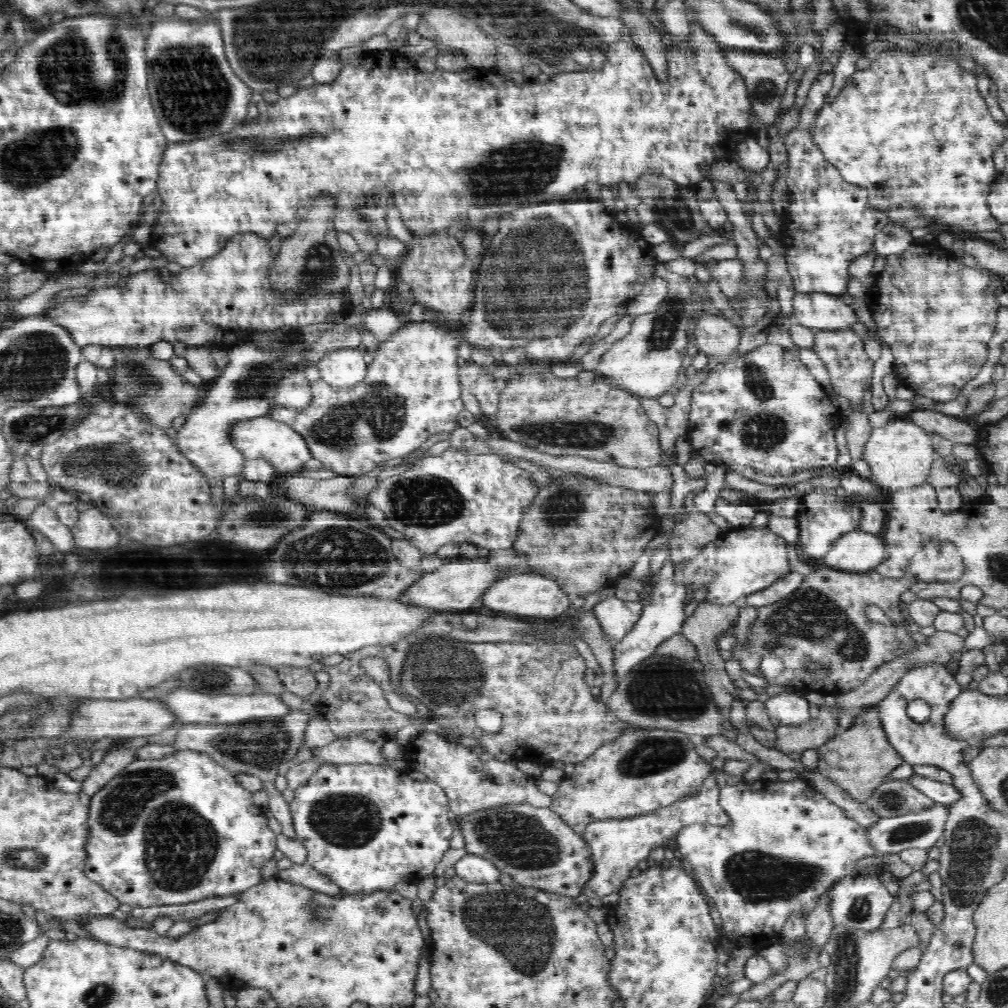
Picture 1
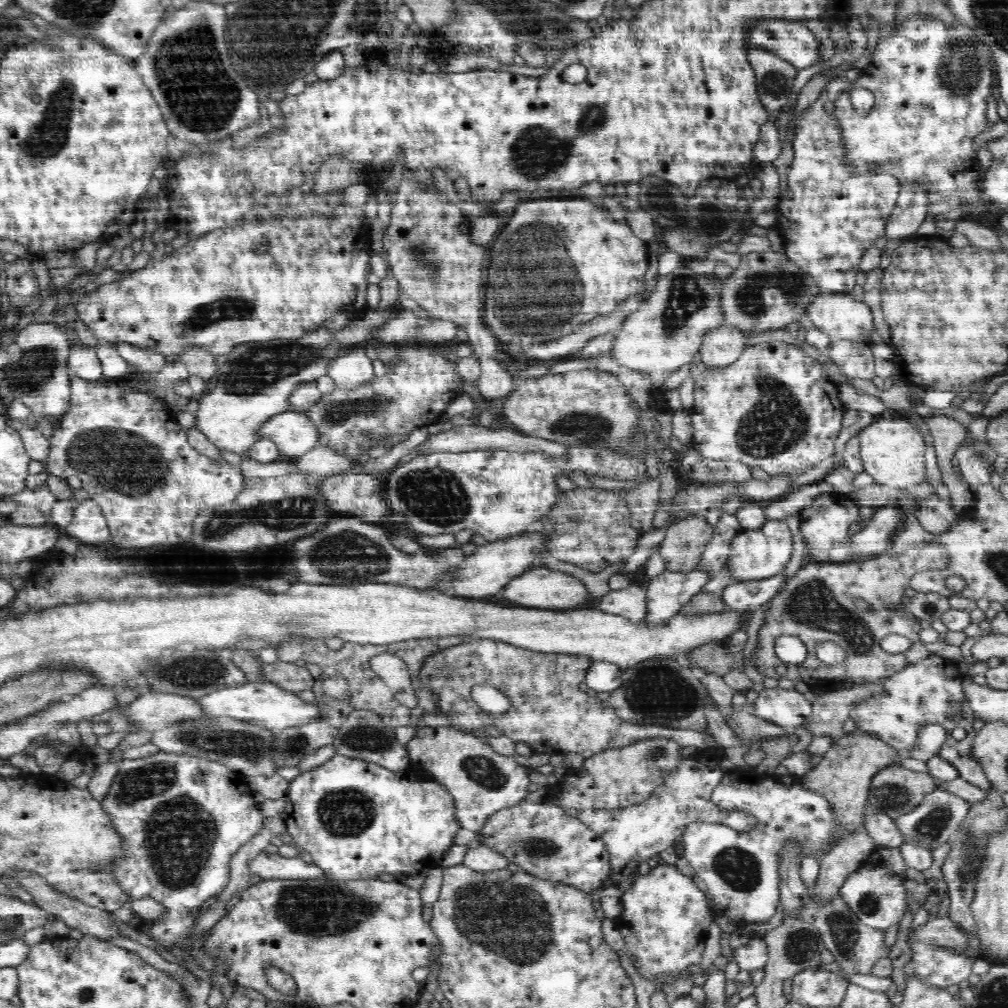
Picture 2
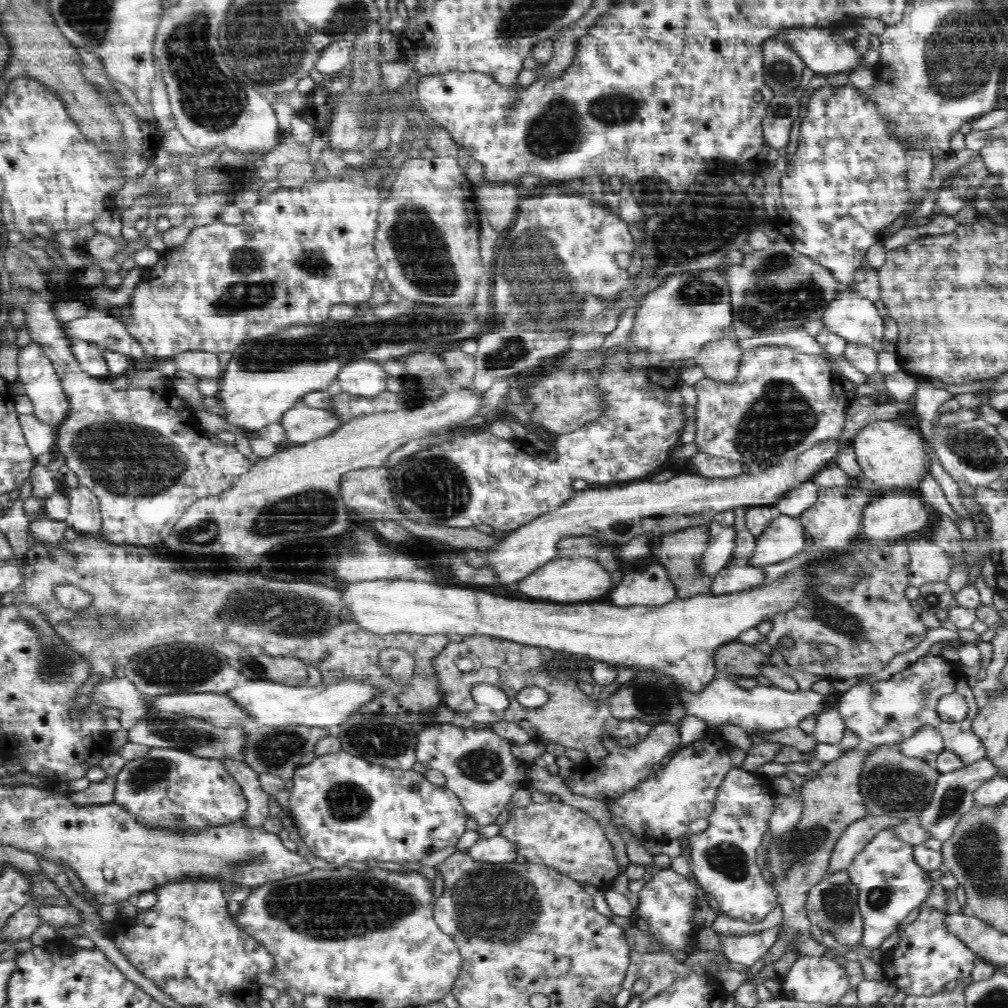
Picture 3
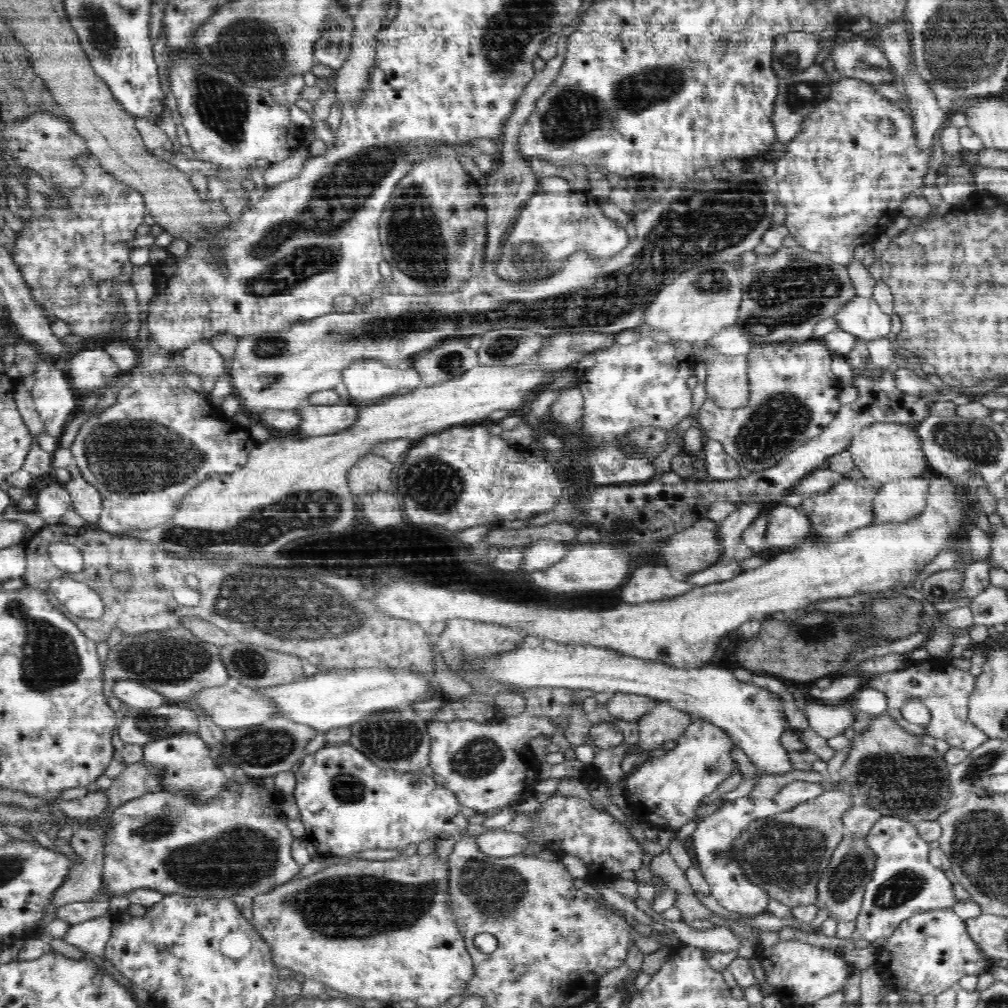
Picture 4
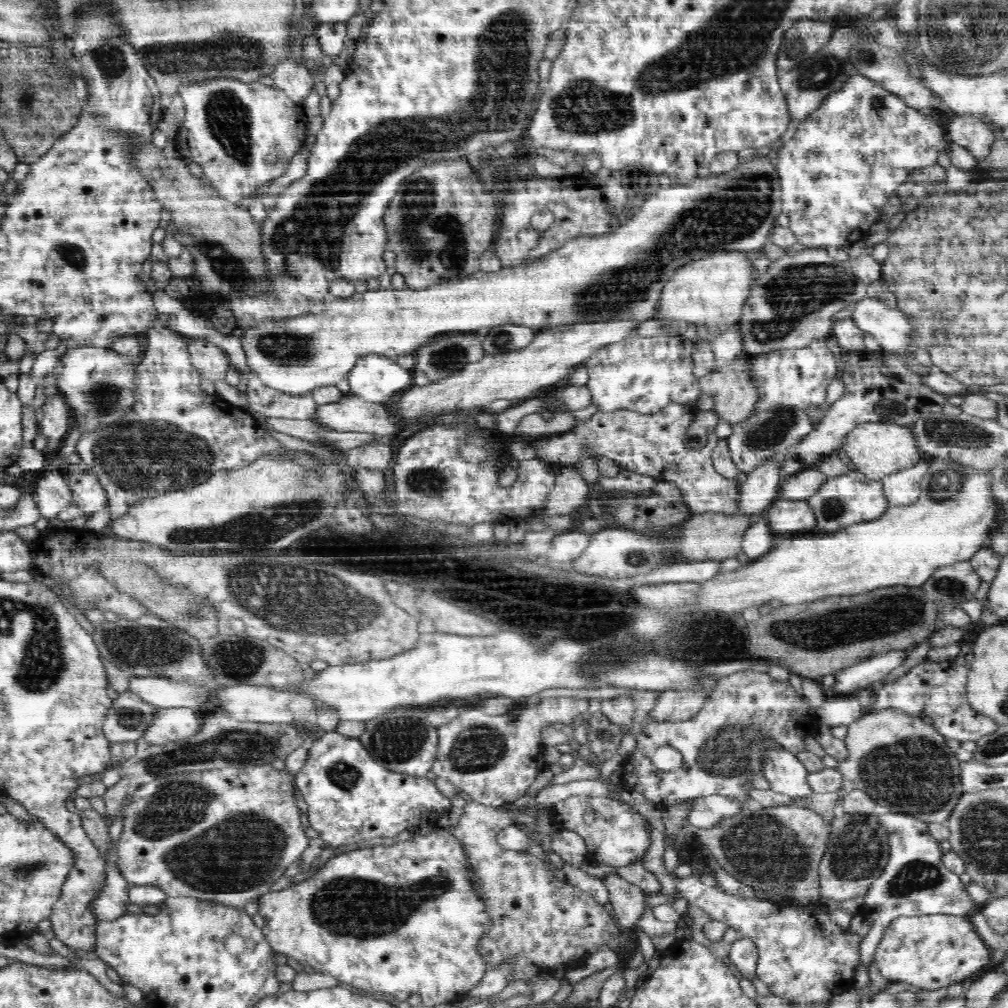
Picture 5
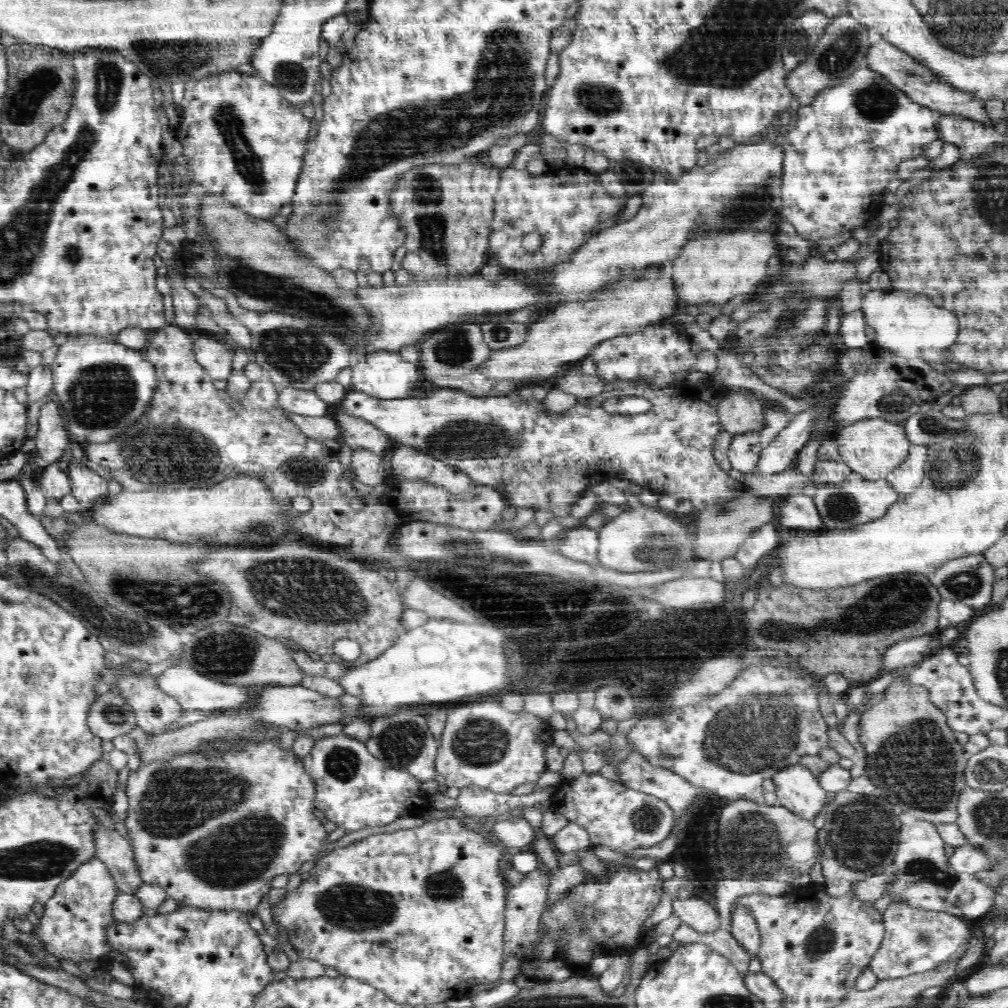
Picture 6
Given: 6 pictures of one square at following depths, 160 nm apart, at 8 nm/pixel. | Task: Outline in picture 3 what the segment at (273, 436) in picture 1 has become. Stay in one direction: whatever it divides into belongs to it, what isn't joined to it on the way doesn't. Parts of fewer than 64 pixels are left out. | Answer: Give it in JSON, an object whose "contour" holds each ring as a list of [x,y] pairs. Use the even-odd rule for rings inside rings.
{"contour":[[[298,401],[279,420],[285,438],[294,444],[304,444],[328,436],[341,424],[341,419],[329,409],[316,409]]]}

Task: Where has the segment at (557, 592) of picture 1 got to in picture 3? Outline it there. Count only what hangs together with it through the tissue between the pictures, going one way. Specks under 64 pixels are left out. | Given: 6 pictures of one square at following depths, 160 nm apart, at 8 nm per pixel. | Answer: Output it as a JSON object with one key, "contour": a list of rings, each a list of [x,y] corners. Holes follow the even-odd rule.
{"contour":[[[556,558],[536,569],[536,572],[528,575],[526,580],[518,584],[518,592],[530,596],[530,598],[544,598],[552,602],[578,602],[578,600],[590,600],[600,594],[608,592],[616,585],[617,577],[612,576],[599,565],[597,560],[591,558],[564,559]]]}

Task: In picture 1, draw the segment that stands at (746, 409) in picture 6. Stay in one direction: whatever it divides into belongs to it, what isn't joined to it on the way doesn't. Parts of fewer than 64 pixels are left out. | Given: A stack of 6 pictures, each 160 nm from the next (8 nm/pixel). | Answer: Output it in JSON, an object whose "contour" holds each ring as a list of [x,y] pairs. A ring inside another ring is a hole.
{"contour":[[[700,312],[692,324],[692,334],[700,351],[708,355],[709,359],[719,359],[726,363],[737,356],[738,344],[740,344],[741,332],[723,315]]]}

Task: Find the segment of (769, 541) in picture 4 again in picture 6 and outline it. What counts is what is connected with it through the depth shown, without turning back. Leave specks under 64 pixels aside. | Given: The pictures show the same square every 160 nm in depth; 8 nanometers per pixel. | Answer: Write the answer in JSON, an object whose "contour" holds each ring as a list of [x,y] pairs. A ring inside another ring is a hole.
{"contour":[[[812,493],[790,495],[786,503],[780,506],[778,522],[784,526],[784,532],[792,528],[806,528],[814,530],[822,526],[823,522],[813,501]]]}

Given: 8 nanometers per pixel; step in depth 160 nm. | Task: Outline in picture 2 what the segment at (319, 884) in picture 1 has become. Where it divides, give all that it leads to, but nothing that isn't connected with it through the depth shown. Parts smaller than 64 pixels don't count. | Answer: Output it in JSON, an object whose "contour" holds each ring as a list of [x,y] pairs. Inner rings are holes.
{"contour":[[[262,850],[254,860],[250,862],[252,876],[258,875],[263,880],[281,879],[322,879],[324,872],[313,863],[306,863],[300,857],[285,858],[277,853],[268,855]]]}

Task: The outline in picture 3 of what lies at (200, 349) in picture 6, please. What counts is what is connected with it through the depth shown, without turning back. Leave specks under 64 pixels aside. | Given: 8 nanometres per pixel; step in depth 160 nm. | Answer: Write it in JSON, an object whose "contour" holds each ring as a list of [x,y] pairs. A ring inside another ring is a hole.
{"contour":[[[200,350],[182,352],[173,356],[176,368],[198,378],[220,378],[223,374],[218,355]]]}

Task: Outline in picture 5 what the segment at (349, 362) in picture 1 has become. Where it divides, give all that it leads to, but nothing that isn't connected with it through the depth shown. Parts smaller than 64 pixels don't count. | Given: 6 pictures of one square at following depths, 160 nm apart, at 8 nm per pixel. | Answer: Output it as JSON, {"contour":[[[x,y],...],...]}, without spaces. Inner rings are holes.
{"contour":[[[366,355],[350,369],[348,380],[351,395],[358,396],[366,402],[390,404],[412,386],[413,370],[404,369],[397,361],[382,355]]]}

